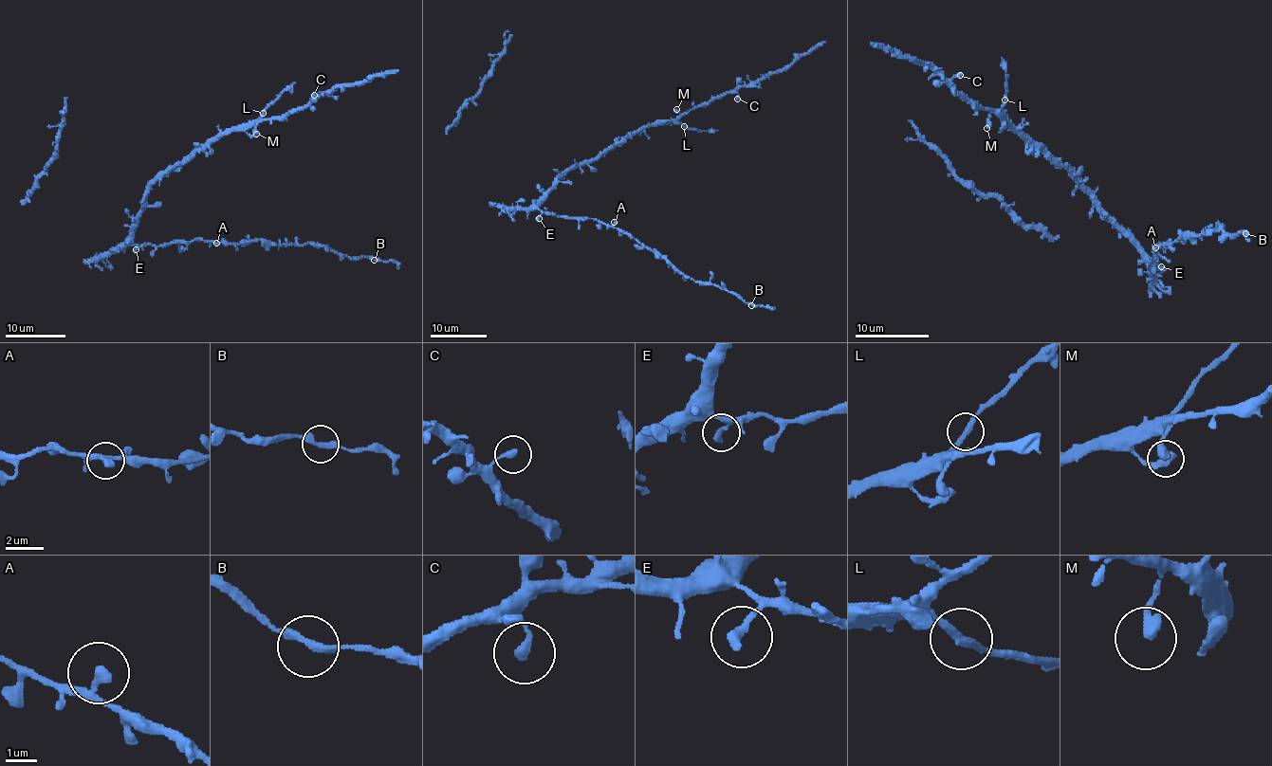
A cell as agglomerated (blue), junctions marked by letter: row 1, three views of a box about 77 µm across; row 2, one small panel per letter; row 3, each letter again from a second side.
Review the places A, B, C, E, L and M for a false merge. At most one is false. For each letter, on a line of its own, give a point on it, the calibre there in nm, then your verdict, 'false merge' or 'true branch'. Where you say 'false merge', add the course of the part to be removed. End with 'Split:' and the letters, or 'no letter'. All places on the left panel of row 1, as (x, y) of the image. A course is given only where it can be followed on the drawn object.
A: place (216, 243); calibre 280 nm; true branch
B: place (374, 260); calibre 300 nm; true branch
C: place (314, 95); calibre 300 nm; true branch
E: place (136, 249); calibre 360 nm; true branch
L: place (263, 113); calibre 280 nm; false merge; course (262, 113), (295, 82)
M: place (256, 134); calibre 440 nm; true branch
Split: L

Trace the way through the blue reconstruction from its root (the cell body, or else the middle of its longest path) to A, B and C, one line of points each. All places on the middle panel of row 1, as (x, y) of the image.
A: (556, 184), (539, 202), (541, 210), (572, 219), (593, 218), (610, 226), (614, 222)
B: (556, 184), (539, 202), (541, 210), (613, 225), (658, 252), (685, 275), (733, 291), (751, 305)
C: (556, 184), (557, 178), (569, 169), (599, 157), (646, 127), (675, 121), (691, 109), (734, 91), (737, 99)

